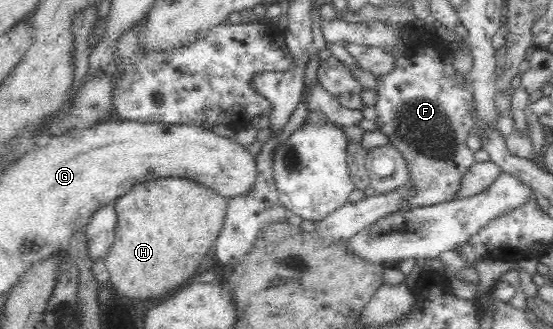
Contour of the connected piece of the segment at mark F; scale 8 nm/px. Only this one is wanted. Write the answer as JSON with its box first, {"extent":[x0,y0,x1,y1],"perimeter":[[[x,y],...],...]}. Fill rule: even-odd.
{"extent":[320,19,476,207],"perimeter":[[[335,19],[322,20],[320,27],[326,42],[381,47],[384,53],[393,55],[393,69],[387,75],[377,77],[377,96],[373,105],[375,126],[387,136],[387,146],[399,150],[409,166],[409,179],[405,186],[409,186],[411,195],[407,195],[405,200],[410,207],[427,207],[449,201],[465,171],[476,162],[466,144],[470,132],[475,129],[474,90],[466,83],[467,73],[454,68],[449,44],[443,44],[423,26],[407,28],[383,21],[346,23]],[[404,31],[411,33],[404,37]]]}

